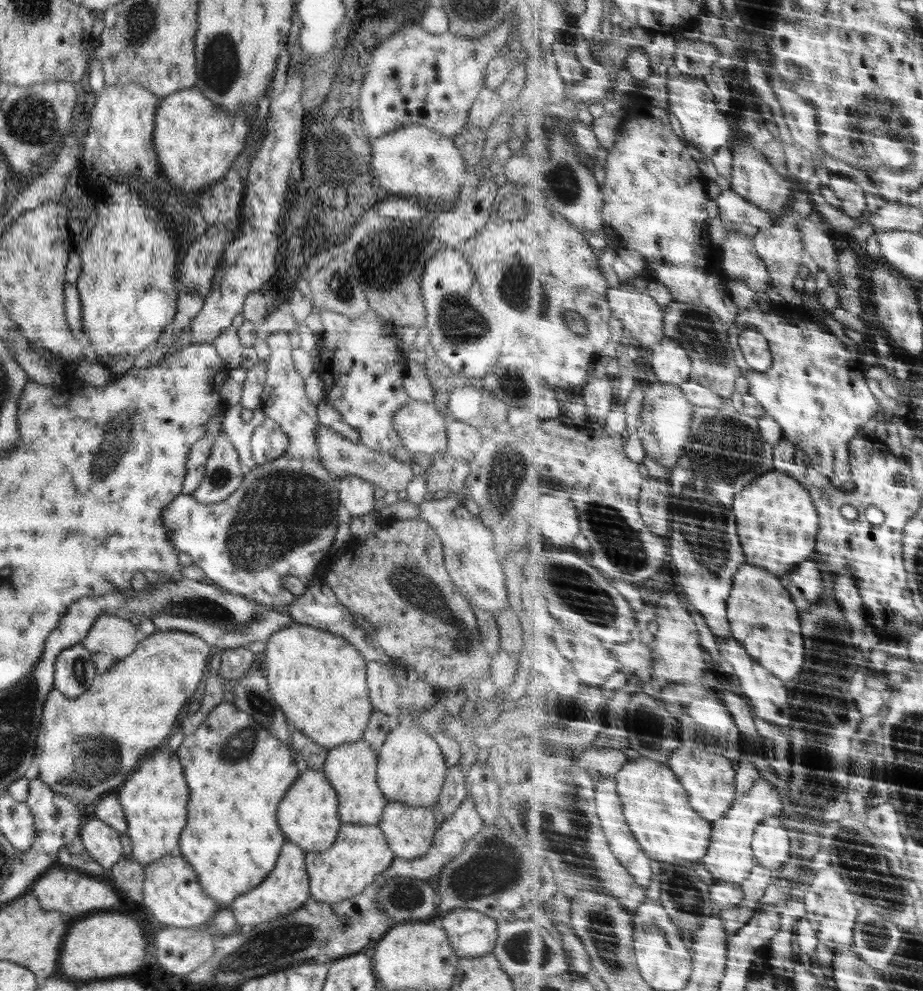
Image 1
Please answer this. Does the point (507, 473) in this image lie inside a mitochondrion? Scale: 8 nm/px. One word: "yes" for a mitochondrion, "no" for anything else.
yes

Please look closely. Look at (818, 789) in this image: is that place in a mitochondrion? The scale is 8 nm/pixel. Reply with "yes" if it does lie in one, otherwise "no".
yes

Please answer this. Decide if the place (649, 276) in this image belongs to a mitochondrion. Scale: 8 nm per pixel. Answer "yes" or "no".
no

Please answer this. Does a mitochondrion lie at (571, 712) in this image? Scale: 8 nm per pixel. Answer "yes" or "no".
no

